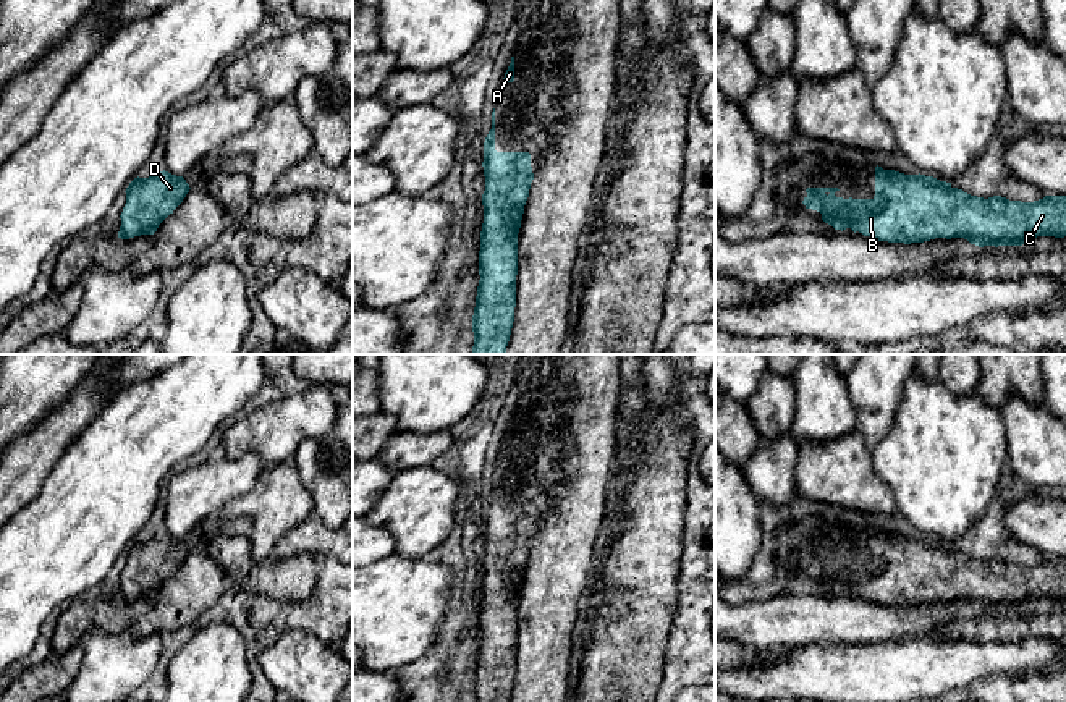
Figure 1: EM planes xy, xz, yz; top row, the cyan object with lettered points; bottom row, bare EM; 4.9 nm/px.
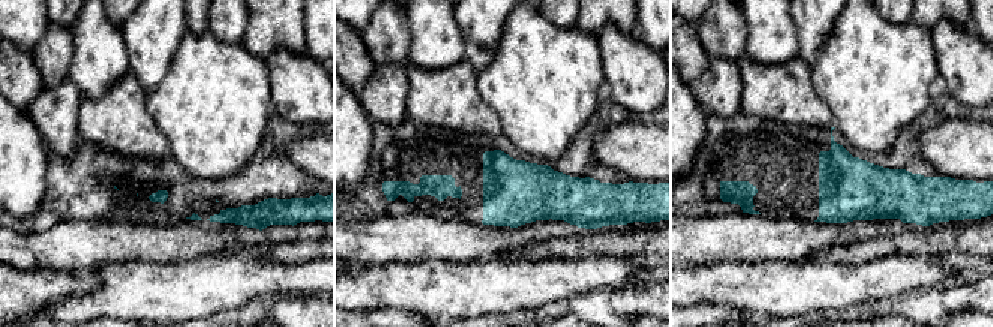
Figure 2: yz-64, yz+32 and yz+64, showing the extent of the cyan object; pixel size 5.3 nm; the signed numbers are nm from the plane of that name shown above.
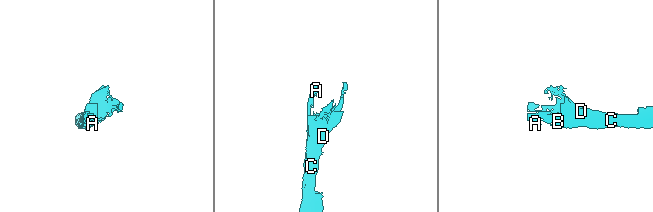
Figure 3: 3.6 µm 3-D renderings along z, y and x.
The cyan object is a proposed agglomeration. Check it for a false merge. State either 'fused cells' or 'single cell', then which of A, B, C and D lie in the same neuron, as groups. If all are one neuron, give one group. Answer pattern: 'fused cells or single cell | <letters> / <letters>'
single cell | A B C D

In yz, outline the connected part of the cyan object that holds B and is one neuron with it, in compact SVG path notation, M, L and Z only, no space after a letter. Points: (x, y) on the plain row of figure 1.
M875 529L875 558L872 561L836 560L838 550L807 550L802 566L822 576L835 592L851 590L864 598L888 605L924 605L935 600L964 600L971 607L1022 608L1037 598L1066 598L1066 558L1045 558L1034 565L971 558L951 545L925 537L904 537Z

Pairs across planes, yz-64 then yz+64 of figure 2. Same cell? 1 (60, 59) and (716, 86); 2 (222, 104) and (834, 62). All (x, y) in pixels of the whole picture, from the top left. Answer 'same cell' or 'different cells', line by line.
1: different cells
2: same cell

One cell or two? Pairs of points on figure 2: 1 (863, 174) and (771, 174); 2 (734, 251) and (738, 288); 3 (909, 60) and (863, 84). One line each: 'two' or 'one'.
1: one
2: two
3: one

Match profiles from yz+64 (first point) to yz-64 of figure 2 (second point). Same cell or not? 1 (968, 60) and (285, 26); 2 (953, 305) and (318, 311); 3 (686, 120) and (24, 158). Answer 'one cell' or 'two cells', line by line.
1: two cells
2: one cell
3: one cell

